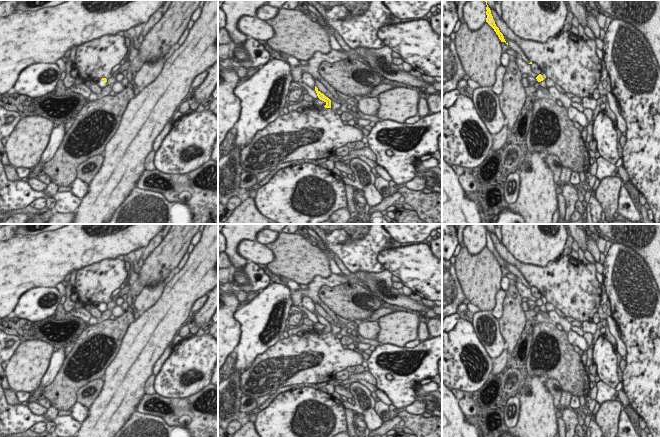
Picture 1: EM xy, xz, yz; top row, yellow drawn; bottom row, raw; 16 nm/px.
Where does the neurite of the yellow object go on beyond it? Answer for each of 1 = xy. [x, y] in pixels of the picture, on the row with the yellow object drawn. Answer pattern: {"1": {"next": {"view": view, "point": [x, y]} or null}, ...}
{"1": {"next": {"view": "xy", "point": [101, 82]}}}

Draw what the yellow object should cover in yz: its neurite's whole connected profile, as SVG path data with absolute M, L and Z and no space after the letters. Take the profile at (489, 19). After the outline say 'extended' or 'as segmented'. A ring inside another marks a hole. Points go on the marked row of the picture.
M488 5L486 7L486 10L487 10L486 11L486 15L487 15L486 22L494 29L494 31L498 35L499 39L501 40L501 42L505 42L506 43L503 34L500 32L499 28L495 24L495 21L493 19L492 14L491 14L491 10L488 7Z | as segmented

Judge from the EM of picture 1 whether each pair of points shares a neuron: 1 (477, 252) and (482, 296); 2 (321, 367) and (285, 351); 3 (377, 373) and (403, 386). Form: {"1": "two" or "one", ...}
{"1": "one", "2": "one", "3": "one"}

